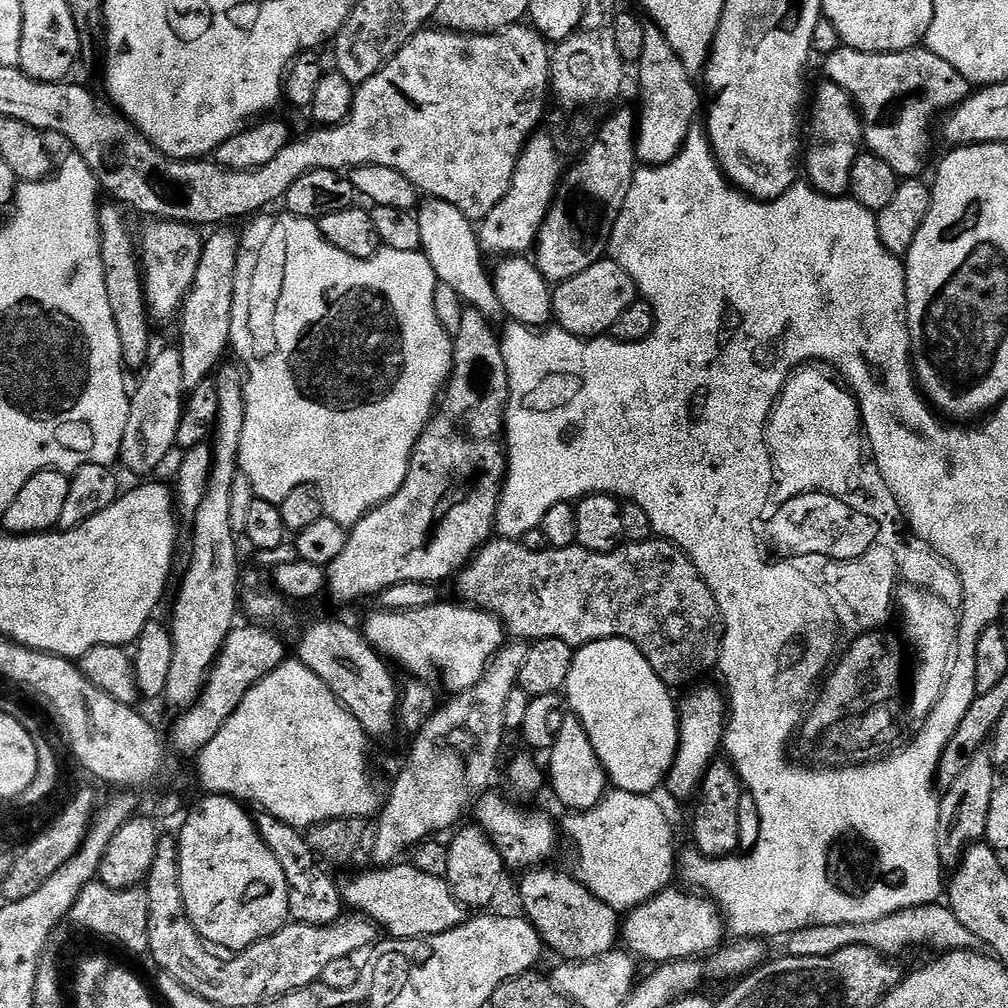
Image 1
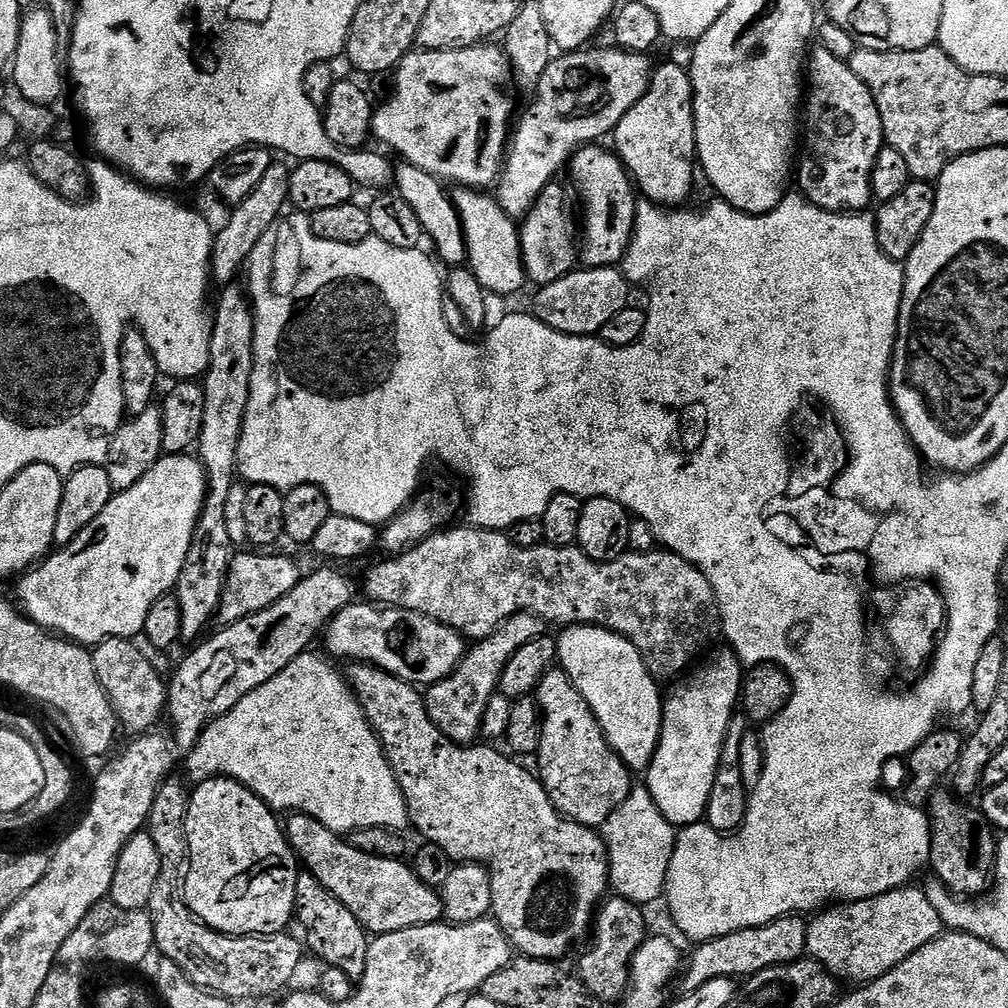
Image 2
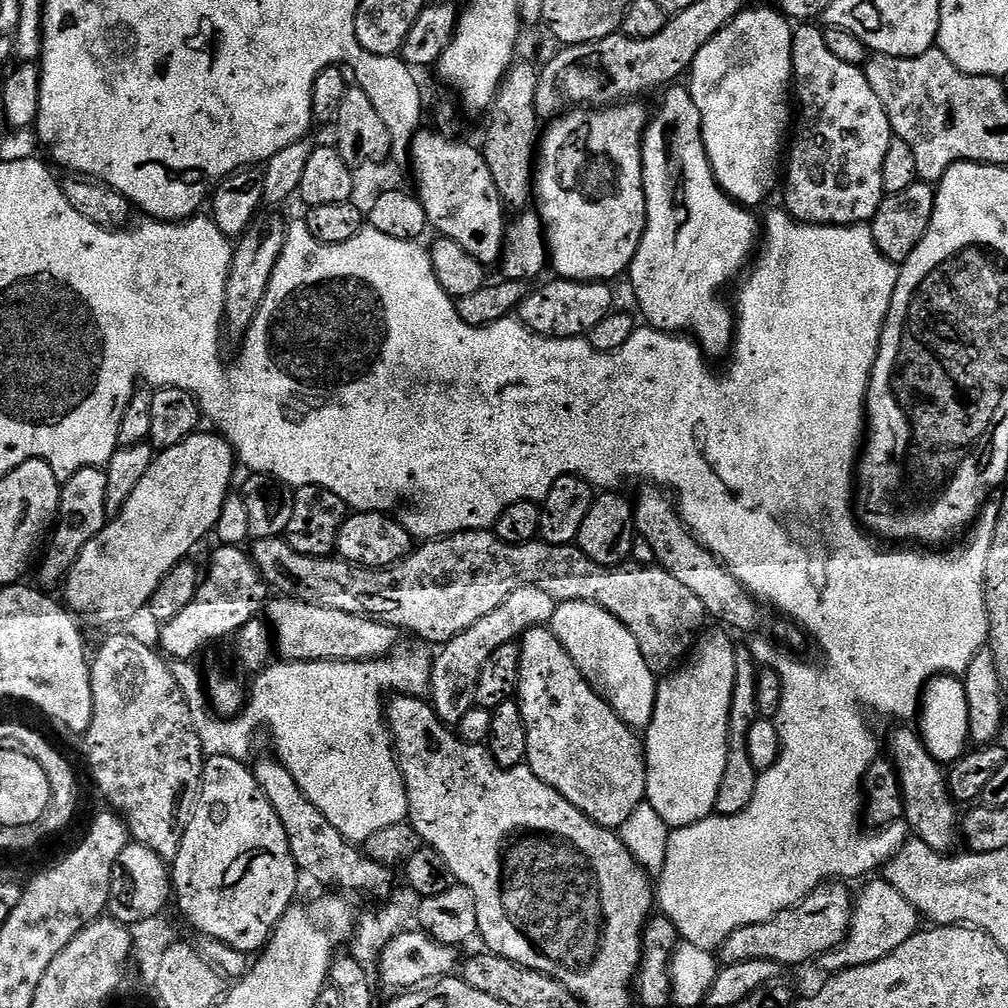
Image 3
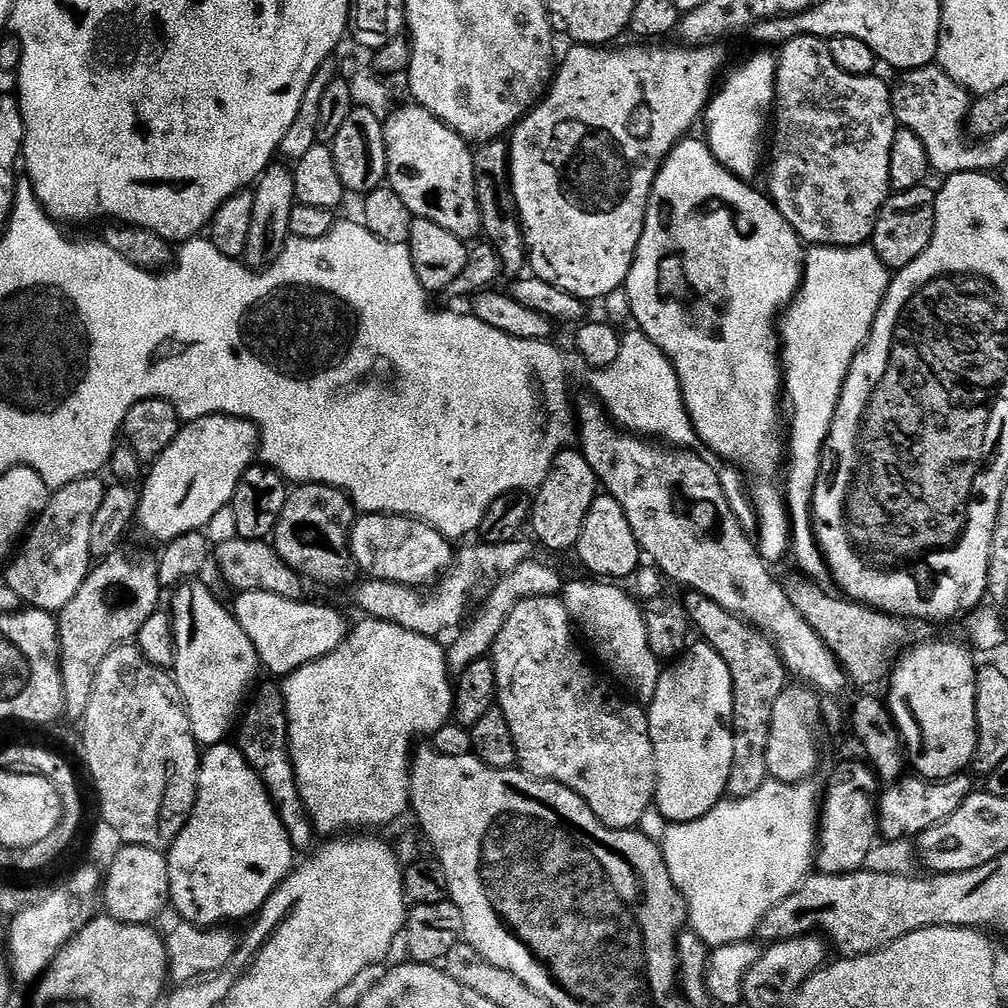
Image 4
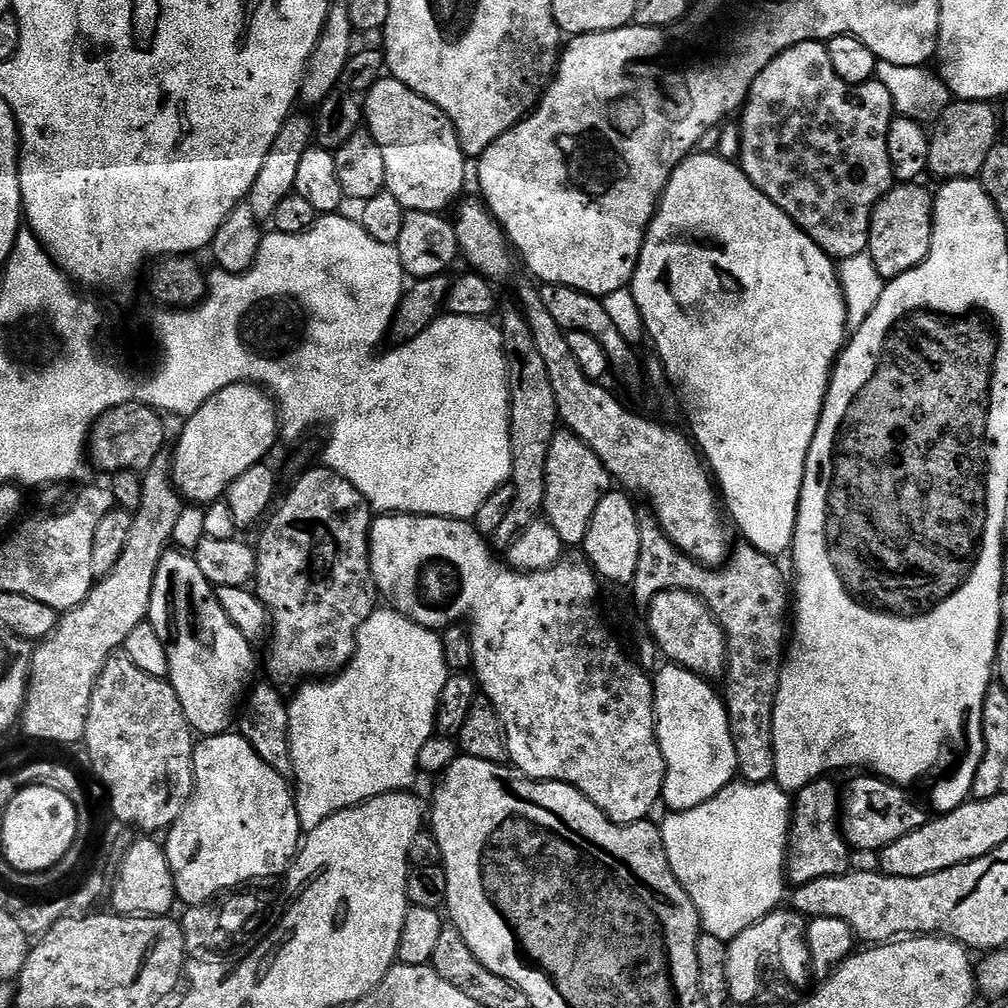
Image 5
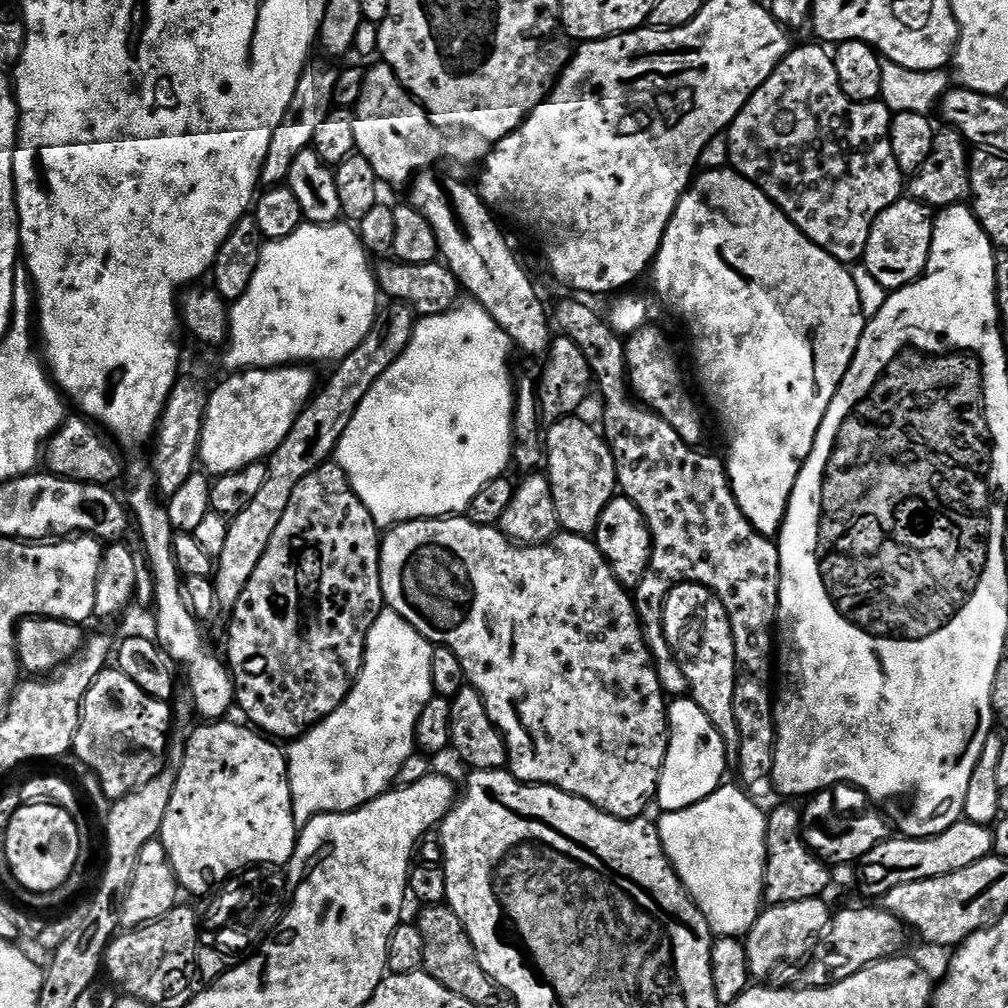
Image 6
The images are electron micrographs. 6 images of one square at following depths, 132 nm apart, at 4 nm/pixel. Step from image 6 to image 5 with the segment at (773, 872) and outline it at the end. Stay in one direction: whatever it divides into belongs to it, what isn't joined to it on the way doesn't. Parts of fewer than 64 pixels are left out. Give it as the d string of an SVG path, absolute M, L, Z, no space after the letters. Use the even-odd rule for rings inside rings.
M831 779L811 780L805 788L795 793L791 801L792 819L788 825L788 856L784 871L789 885L809 884L818 878L843 876L849 871L850 849L840 832L841 789L831 784Z

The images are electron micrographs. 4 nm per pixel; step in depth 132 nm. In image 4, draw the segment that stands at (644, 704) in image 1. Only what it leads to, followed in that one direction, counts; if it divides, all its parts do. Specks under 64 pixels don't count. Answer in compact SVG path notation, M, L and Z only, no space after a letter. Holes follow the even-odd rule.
M596 578L572 580L563 585L562 599L569 617L588 635L596 656L608 667L608 672L625 688L633 701L651 702L654 690L658 690L661 661L650 650L648 622L641 605L631 595L623 592L616 582L601 582ZM632 600L633 601L632 601ZM636 604L637 605L636 605ZM580 623L580 624L579 624ZM628 692L629 693L628 693ZM632 695L632 696L631 696Z

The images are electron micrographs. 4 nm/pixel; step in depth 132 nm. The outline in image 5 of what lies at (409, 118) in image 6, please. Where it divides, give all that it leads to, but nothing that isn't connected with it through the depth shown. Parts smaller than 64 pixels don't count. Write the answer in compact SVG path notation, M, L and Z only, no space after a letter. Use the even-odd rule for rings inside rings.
M381 78L363 97L362 107L366 130L382 146L387 192L394 194L409 212L447 213L447 208L461 199L464 175L470 172L469 165L464 165L466 157L450 118L438 106L391 78Z

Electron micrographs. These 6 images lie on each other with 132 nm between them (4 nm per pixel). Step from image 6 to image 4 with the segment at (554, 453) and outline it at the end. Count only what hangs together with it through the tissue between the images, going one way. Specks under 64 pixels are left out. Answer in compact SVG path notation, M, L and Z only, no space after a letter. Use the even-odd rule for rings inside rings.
M559 452L532 501L530 532L532 528L535 543L552 552L571 553L578 542L578 534L582 534L582 522L586 522L586 514L590 514L590 506L597 495L598 481L583 452Z

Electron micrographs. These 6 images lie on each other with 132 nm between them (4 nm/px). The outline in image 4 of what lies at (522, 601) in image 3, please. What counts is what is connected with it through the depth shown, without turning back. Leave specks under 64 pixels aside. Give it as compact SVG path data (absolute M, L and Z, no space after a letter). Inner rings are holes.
M539 559L523 560L514 570L510 570L506 575L499 577L495 581L492 593L484 600L484 605L480 609L477 607L476 620L469 619L467 623L459 629L456 641L447 645L448 670L449 673L458 674L470 666L470 662L478 662L485 659L491 653L494 642L506 622L506 618L518 606L518 602L529 600L530 598L542 598L543 596L560 596L562 592L562 579L548 564L539 564Z

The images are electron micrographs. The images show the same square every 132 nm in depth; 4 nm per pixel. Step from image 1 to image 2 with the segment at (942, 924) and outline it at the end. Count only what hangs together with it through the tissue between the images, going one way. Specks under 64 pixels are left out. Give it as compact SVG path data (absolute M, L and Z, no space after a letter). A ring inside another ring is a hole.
M905 885L874 898L836 904L817 913L807 923L805 955L818 961L837 980L865 984L884 976L943 933L938 912L925 891L916 887Z

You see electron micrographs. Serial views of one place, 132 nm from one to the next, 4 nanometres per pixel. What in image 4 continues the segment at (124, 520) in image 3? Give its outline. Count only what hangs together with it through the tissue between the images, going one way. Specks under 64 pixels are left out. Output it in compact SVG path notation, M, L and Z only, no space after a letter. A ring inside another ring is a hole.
M203 416L189 420L181 427L180 433L166 446L166 450L156 460L151 461L152 468L143 477L144 489L138 492L135 523L152 540L167 542L182 534L201 531L218 514L218 510L229 507L234 498L234 490L248 468L253 467L260 447L260 432L256 425L239 416Z

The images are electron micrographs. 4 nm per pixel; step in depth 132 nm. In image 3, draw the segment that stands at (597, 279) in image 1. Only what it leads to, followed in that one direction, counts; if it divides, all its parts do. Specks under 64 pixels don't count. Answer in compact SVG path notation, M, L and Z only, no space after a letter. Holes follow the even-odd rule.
M552 278L549 284L543 284L539 285L540 292L529 291L527 298L518 309L520 323L525 324L531 332L539 336L547 336L550 340L578 340L587 337L588 332L594 330L594 326L598 326L598 322L602 322L602 318L606 318L614 310L611 283Z

